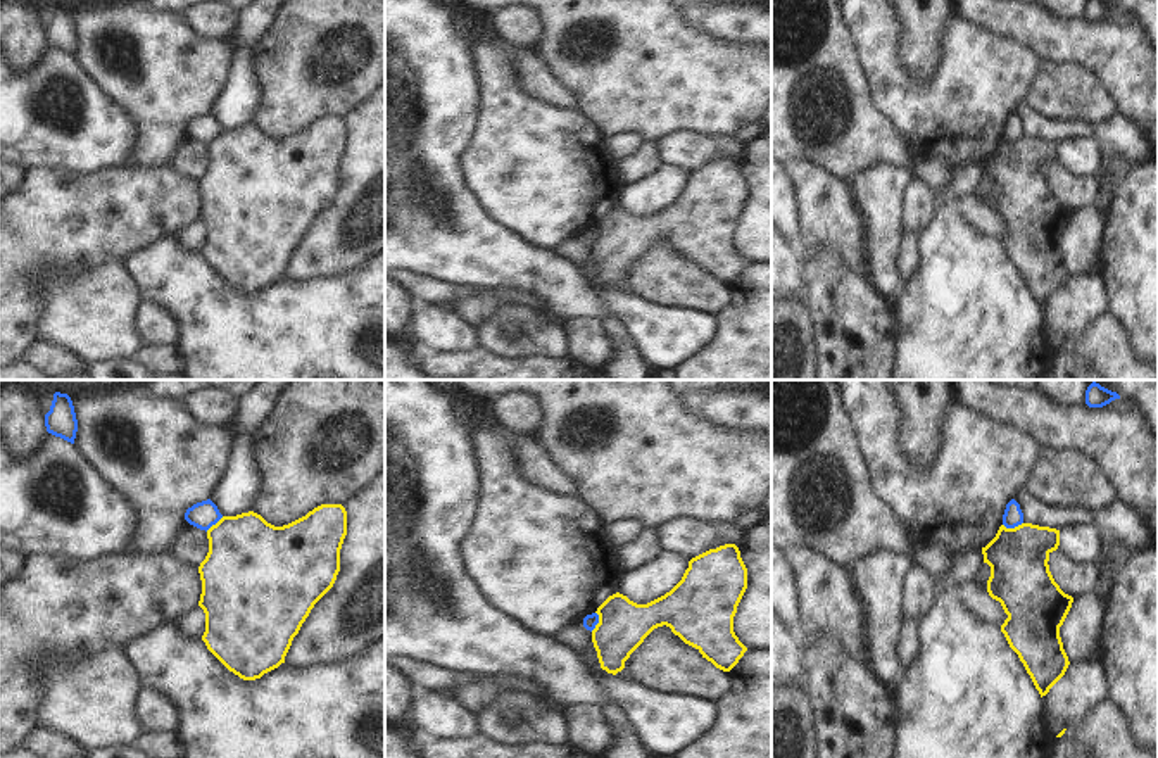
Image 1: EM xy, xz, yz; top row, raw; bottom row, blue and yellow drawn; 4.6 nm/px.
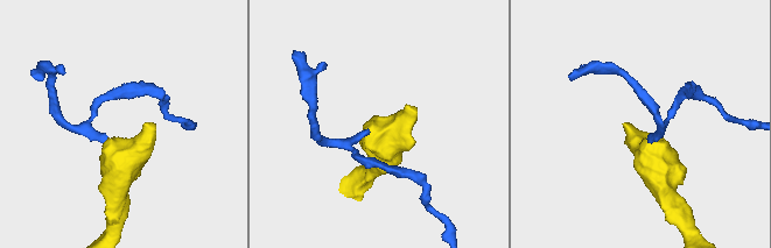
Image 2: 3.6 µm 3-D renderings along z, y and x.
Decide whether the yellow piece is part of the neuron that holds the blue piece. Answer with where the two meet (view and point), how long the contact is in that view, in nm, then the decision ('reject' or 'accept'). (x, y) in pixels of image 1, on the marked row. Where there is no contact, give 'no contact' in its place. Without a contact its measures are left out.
yz (1012, 527) | 100 nm | reject

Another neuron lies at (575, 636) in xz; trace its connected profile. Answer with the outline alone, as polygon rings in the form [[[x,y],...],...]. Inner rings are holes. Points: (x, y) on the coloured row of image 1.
[[[580,618],[561,629],[554,637],[580,654],[592,641],[592,632],[583,627],[583,618]]]

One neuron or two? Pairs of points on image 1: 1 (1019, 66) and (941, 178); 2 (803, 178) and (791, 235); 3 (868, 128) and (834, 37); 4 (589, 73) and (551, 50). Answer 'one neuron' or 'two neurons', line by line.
1: two neurons
2: two neurons
3: one neuron
4: one neuron

